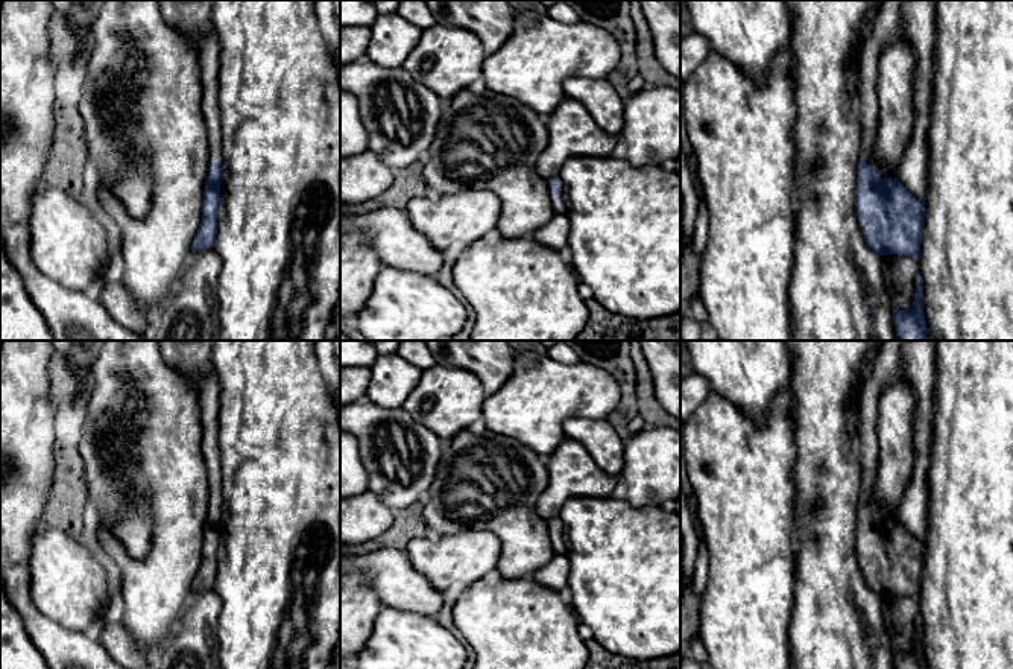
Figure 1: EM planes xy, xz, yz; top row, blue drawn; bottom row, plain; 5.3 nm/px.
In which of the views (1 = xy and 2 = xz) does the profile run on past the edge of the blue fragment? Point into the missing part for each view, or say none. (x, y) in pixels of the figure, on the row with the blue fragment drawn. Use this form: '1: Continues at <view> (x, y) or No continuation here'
1: Continues at xy (210, 49)
2: Continues at xz (559, 209)

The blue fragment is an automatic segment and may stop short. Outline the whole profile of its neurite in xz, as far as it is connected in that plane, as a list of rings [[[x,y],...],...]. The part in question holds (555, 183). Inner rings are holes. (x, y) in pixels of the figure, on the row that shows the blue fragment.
[[[560,176],[547,179],[550,201],[556,214],[566,214],[568,205],[565,201],[565,192]]]

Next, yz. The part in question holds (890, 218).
[[[881,0],[858,56],[861,151],[855,210],[867,245],[879,255],[920,258],[925,199],[914,198],[898,178],[887,178],[875,154],[879,102],[878,59],[901,29],[902,0]]]

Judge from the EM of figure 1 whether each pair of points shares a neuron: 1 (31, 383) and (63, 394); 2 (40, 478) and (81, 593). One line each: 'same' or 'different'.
1: different
2: different

